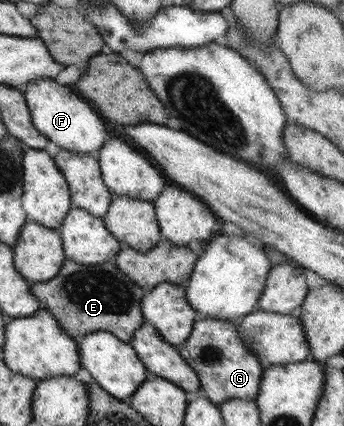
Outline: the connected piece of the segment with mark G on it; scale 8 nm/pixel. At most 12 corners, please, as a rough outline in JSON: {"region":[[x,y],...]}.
{"region":[[199,318],[178,348],[212,404],[254,400],[260,358],[238,320]]}

